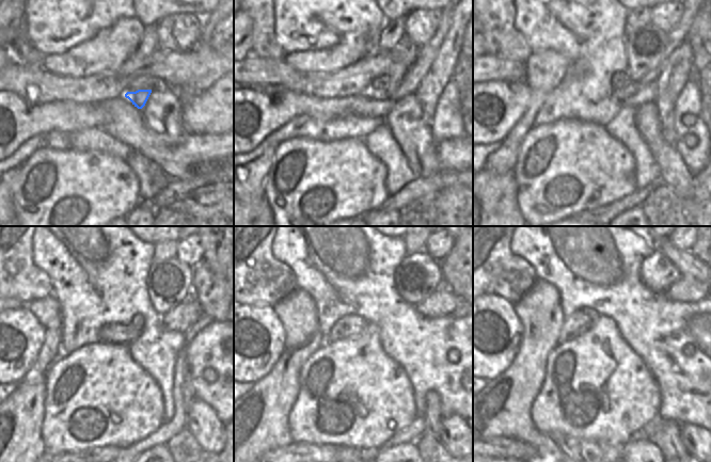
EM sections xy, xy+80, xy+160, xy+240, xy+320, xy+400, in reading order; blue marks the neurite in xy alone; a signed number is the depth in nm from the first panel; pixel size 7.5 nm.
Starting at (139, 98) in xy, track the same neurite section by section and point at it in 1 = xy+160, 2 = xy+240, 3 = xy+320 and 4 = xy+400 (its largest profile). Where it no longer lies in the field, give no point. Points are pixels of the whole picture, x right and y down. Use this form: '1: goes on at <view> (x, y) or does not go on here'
1: goes on at xy+160 (645, 47)
2: goes on at xy+240 (169, 283)
3: goes on at xy+320 (417, 275)
4: goes on at xy+400 (658, 273)

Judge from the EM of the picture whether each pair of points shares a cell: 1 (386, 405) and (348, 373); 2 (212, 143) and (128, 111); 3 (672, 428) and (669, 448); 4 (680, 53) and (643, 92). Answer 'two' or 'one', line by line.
1: one
2: one
3: one
4: two

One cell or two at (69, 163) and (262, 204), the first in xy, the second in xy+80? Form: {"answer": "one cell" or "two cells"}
{"answer": "two cells"}

